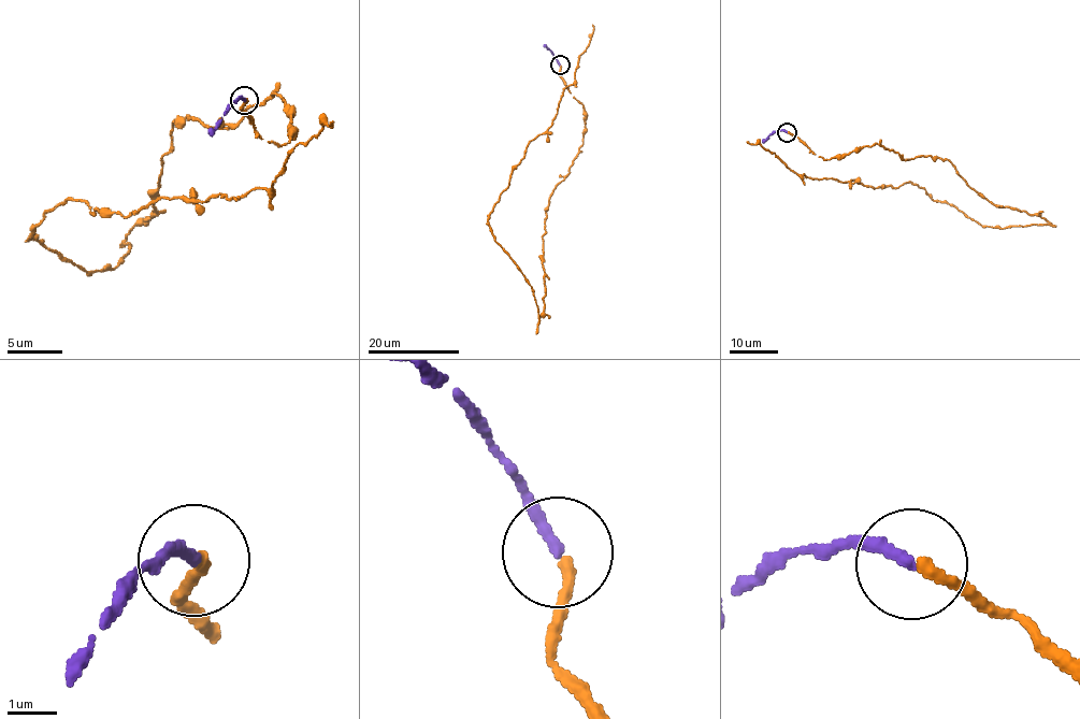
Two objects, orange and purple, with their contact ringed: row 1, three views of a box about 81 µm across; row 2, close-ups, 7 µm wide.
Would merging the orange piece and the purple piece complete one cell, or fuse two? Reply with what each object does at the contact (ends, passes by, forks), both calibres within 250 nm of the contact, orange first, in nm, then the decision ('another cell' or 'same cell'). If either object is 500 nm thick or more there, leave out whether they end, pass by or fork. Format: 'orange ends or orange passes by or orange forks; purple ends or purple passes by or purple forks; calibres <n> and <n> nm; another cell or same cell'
orange ends; purple ends; calibres 240 and 240 nm; same cell

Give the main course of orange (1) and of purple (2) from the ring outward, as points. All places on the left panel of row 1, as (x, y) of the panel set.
1: (246, 99), (288, 143), (274, 92), (173, 124), (118, 267), (32, 240), (67, 199), (269, 190), (331, 123)
2: (243, 99), (232, 103), (212, 137)

